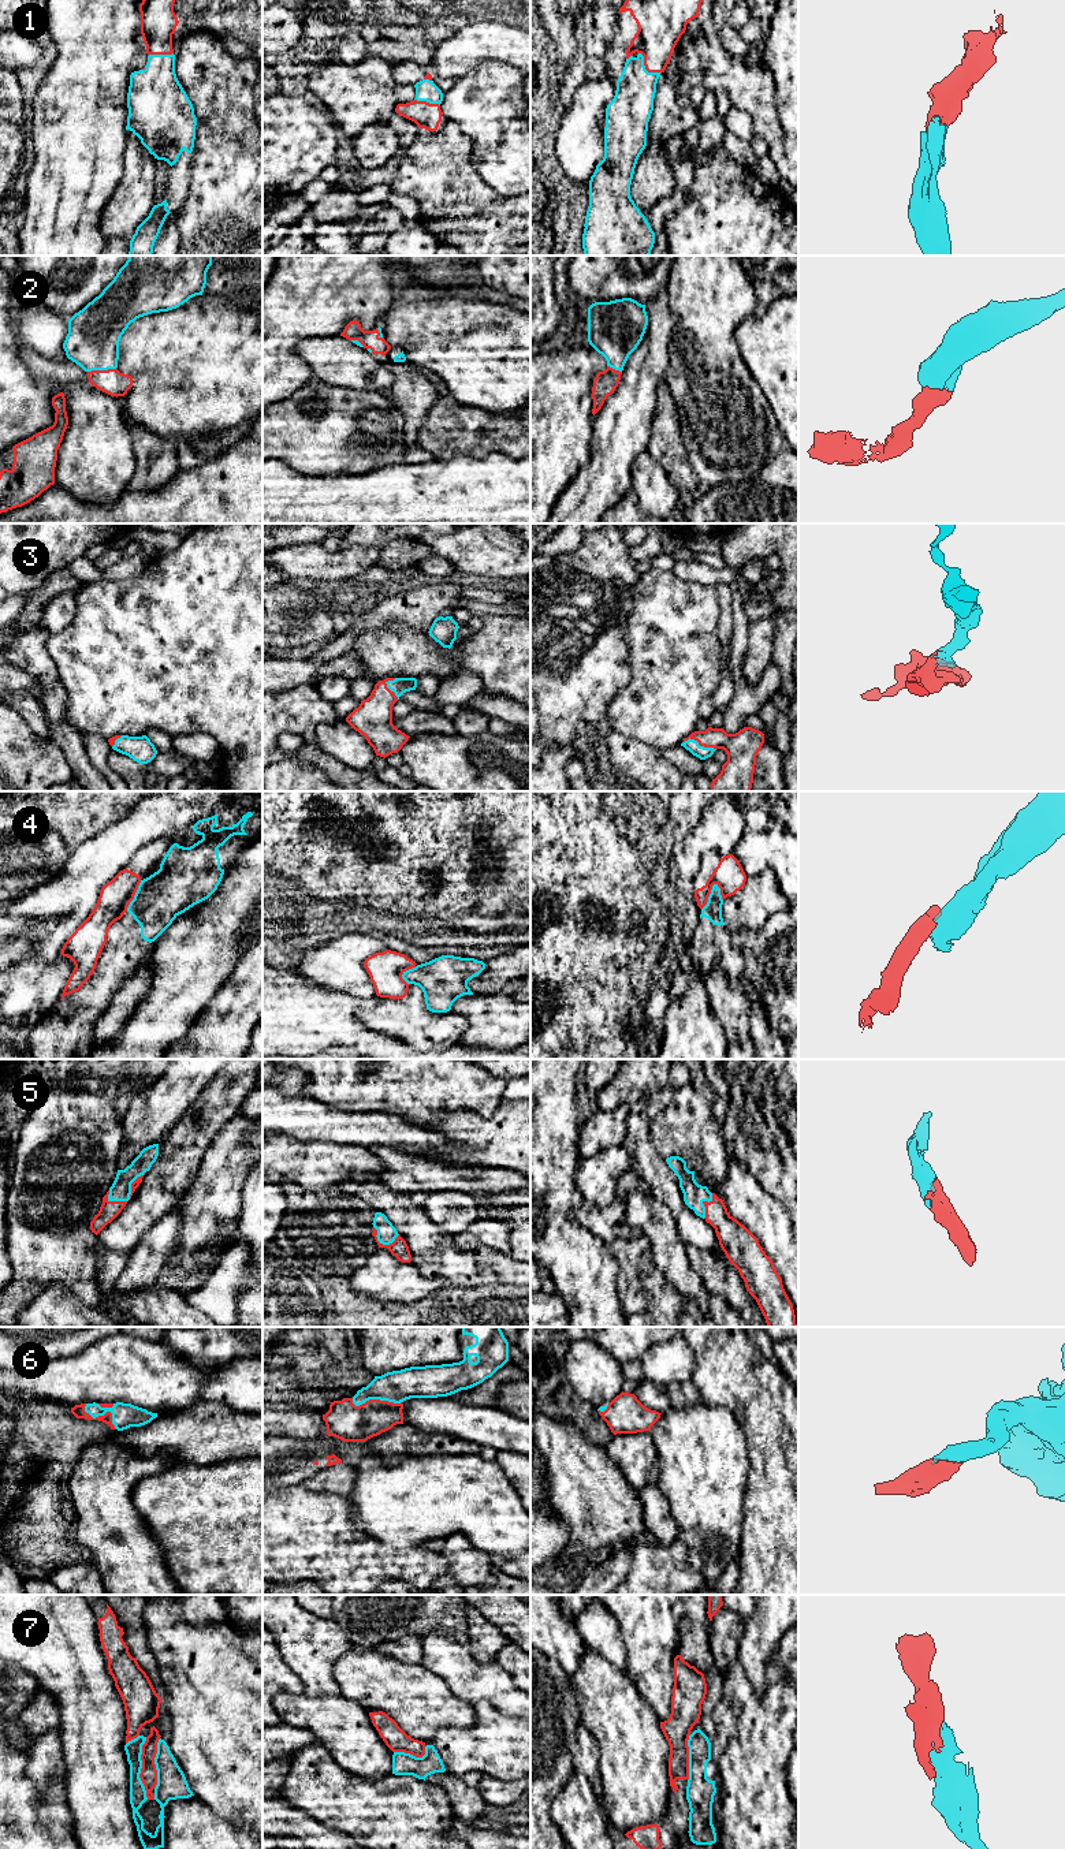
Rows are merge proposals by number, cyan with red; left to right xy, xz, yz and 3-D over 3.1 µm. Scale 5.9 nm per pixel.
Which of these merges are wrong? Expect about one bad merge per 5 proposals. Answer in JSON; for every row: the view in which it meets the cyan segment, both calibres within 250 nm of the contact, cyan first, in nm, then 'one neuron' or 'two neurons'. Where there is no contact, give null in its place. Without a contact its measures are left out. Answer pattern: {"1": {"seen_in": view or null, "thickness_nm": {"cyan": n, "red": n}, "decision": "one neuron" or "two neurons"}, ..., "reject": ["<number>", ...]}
{"1": {"seen_in": "yz", "thickness_nm": {"cyan": 240, "red": 260}, "decision": "one neuron"}, "2": {"seen_in": "xy", "thickness_nm": {"cyan": 300, "red": 150}, "decision": "one neuron"}, "3": {"seen_in": "yz", "thickness_nm": {"cyan": 70, "red": 190}, "decision": "one neuron"}, "4": {"seen_in": "yz", "thickness_nm": {"cyan": 110, "red": 180}, "decision": "two neurons"}, "5": {"seen_in": "xz", "thickness_nm": {"cyan": 110, "red": 100}, "decision": "one neuron"}, "6": {"seen_in": "xz", "thickness_nm": {"cyan": 190, "red": 220}, "decision": "one neuron"}, "7": {"seen_in": "xy", "thickness_nm": {"cyan": 180, "red": 100}, "decision": "two neurons"}, "reject": ["4", "7"]}

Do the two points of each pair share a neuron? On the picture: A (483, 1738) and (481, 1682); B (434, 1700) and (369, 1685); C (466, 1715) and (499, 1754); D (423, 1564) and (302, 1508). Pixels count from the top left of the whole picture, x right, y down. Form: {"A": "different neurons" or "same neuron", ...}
{"A": "different neurons", "B": "same neuron", "C": "different neurons", "D": "same neuron"}

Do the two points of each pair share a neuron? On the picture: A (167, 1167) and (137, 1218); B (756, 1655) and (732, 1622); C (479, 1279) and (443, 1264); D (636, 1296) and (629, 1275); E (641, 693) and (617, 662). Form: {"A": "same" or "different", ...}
{"A": "same", "B": "different", "C": "same", "D": "same", "E": "different"}

